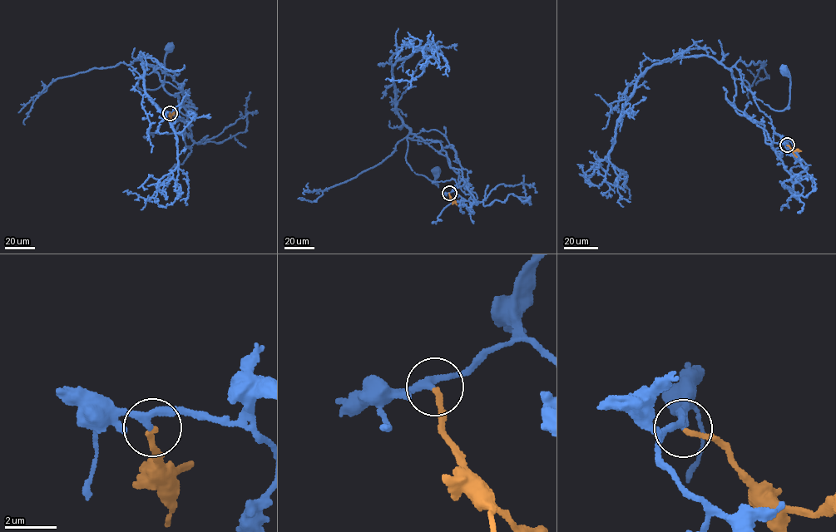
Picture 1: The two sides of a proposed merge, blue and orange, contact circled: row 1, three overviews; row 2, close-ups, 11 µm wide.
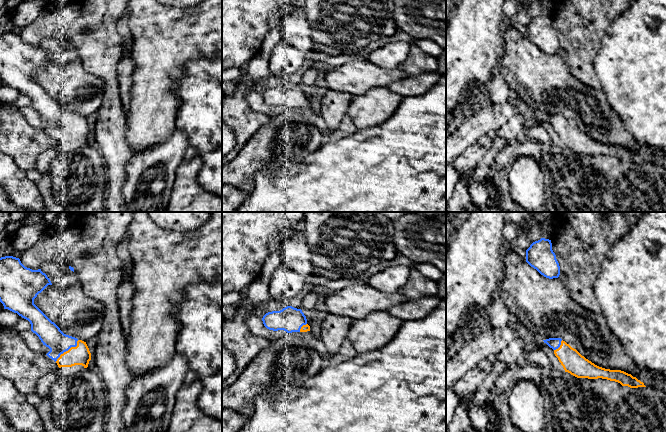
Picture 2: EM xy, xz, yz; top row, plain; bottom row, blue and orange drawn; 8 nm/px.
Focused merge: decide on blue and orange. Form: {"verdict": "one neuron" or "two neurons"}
{"verdict": "one neuron"}

